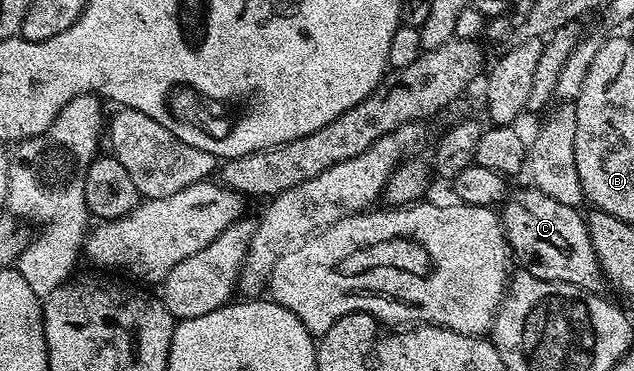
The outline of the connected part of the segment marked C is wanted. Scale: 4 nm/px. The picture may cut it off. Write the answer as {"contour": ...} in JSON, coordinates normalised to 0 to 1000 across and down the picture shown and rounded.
{"contour":[[[831,499],[826,515],[809,515],[792,539],[790,598],[817,717],[853,757],[896,763],[918,774],[921,784],[938,784],[953,771],[945,695],[929,650],[921,571],[913,558],[885,553],[885,542],[860,531],[860,520],[849,515],[842,499]]]}

